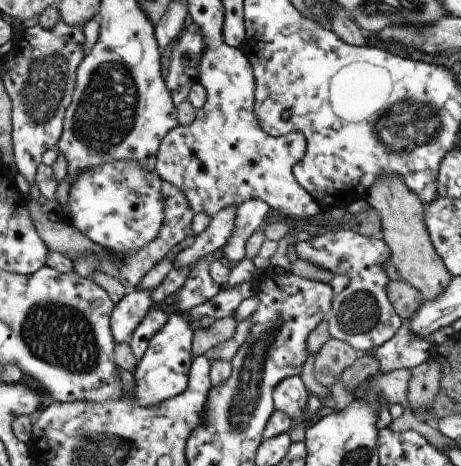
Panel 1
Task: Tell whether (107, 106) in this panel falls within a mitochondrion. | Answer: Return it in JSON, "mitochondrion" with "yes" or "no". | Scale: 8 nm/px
{"mitochondrion":"yes"}

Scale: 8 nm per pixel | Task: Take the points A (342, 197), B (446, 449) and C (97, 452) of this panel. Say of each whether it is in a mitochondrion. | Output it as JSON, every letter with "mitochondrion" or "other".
{"A":"other","B":"other","C":"mitochondrion"}

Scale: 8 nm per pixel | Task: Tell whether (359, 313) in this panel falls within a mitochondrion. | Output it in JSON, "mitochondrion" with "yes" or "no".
{"mitochondrion":"yes"}

